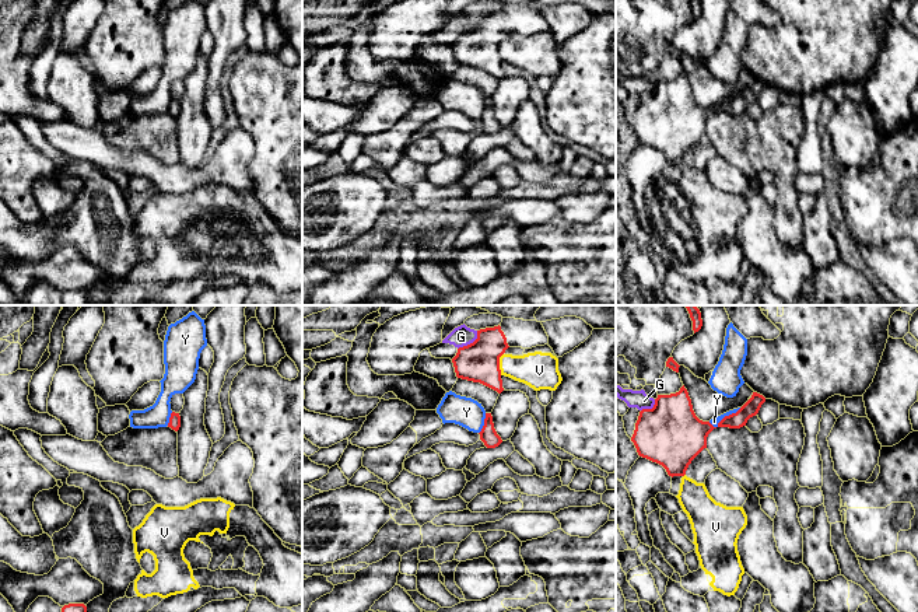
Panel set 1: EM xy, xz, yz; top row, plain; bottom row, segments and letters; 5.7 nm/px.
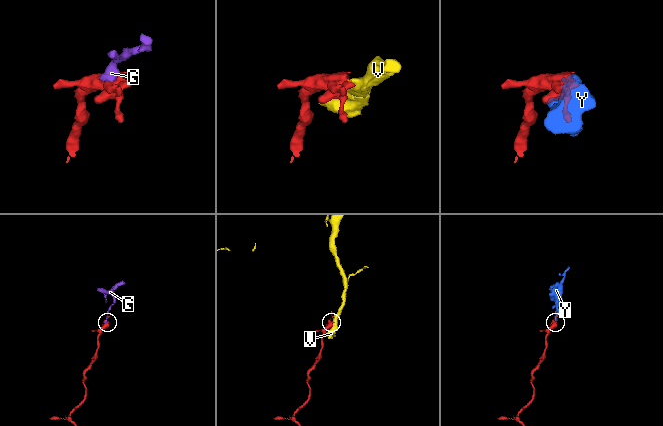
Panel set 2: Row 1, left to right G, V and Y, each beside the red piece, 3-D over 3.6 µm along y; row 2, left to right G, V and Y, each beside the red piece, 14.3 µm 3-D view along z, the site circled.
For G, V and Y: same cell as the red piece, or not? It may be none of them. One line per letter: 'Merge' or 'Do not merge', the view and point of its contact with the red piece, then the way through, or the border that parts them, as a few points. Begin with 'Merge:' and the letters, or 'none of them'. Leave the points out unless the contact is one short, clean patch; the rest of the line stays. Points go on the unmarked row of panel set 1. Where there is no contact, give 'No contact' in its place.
Merge: none of them
G: Do not merge. Touches red at xz (470, 30). Boundary: xz (477, 17), (477, 23), (472, 28), (458, 35)
V: Do not merge. Touches red at xz (498, 51)
Y: Do not merge. Touches red at yz (724, 104)

